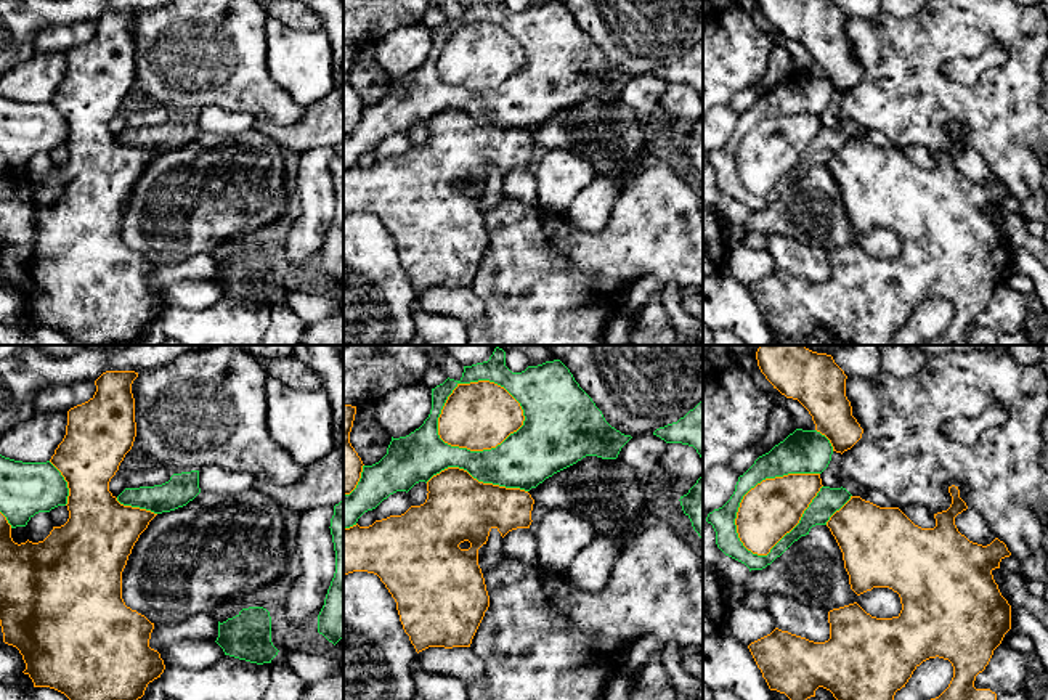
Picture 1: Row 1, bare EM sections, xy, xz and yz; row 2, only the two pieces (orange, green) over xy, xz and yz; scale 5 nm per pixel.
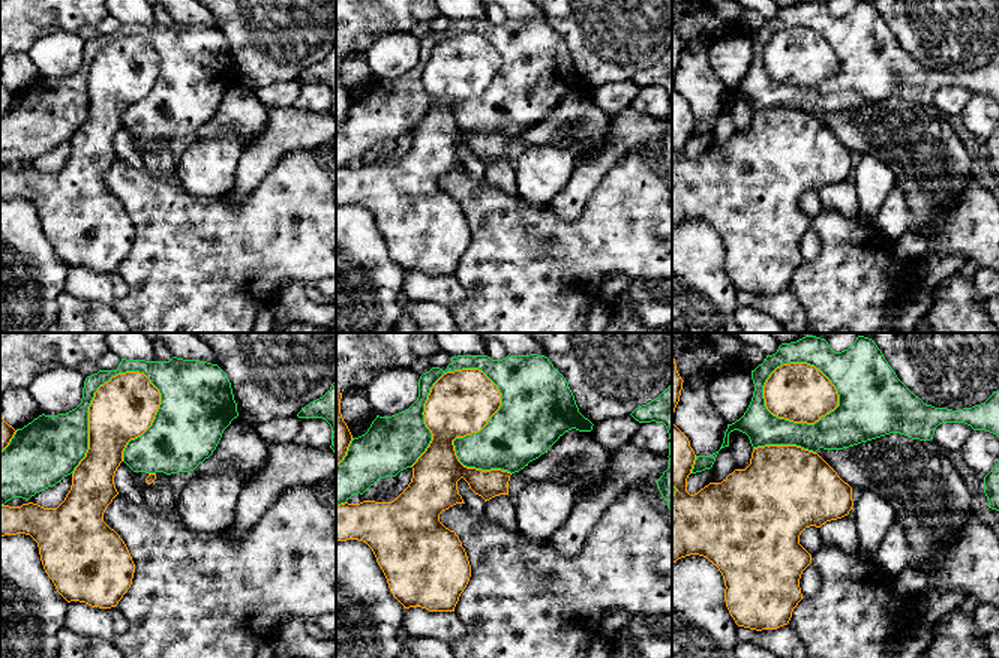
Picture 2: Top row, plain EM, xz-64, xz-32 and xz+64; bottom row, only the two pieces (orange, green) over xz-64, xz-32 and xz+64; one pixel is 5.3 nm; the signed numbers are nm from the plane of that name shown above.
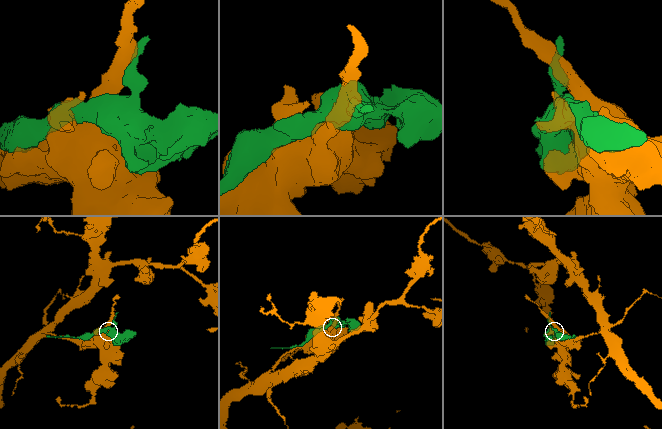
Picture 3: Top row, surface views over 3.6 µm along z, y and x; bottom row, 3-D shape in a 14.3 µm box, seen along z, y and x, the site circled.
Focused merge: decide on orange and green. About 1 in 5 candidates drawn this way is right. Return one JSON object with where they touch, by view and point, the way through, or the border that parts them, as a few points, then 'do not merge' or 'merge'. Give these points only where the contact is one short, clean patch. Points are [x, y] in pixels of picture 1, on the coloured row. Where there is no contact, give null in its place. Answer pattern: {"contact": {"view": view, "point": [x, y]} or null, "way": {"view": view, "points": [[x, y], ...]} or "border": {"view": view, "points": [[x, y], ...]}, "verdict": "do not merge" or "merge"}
{"contact": {"view": "xz", "point": [482, 450]}, "verdict": "do not merge"}

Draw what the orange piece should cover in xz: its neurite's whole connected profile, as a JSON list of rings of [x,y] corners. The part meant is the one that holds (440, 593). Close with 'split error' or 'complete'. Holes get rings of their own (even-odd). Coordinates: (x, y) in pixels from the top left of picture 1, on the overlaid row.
[[[459,467],[433,475],[427,491],[424,504],[401,515],[343,530],[343,575],[368,572],[380,578],[417,653],[429,647],[470,647],[489,607],[478,549],[493,528],[502,538],[512,530],[530,528],[534,504],[525,490],[478,482]]]; complete

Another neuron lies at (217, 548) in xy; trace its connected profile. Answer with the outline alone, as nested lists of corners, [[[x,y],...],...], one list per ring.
[[[254,486],[238,494],[199,493],[186,506],[157,514],[140,535],[122,572],[122,599],[154,625],[210,613],[217,604],[241,600],[286,573],[284,536],[282,507]]]

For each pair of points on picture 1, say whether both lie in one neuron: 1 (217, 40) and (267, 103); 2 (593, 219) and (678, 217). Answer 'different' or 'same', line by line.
1: same
2: different

